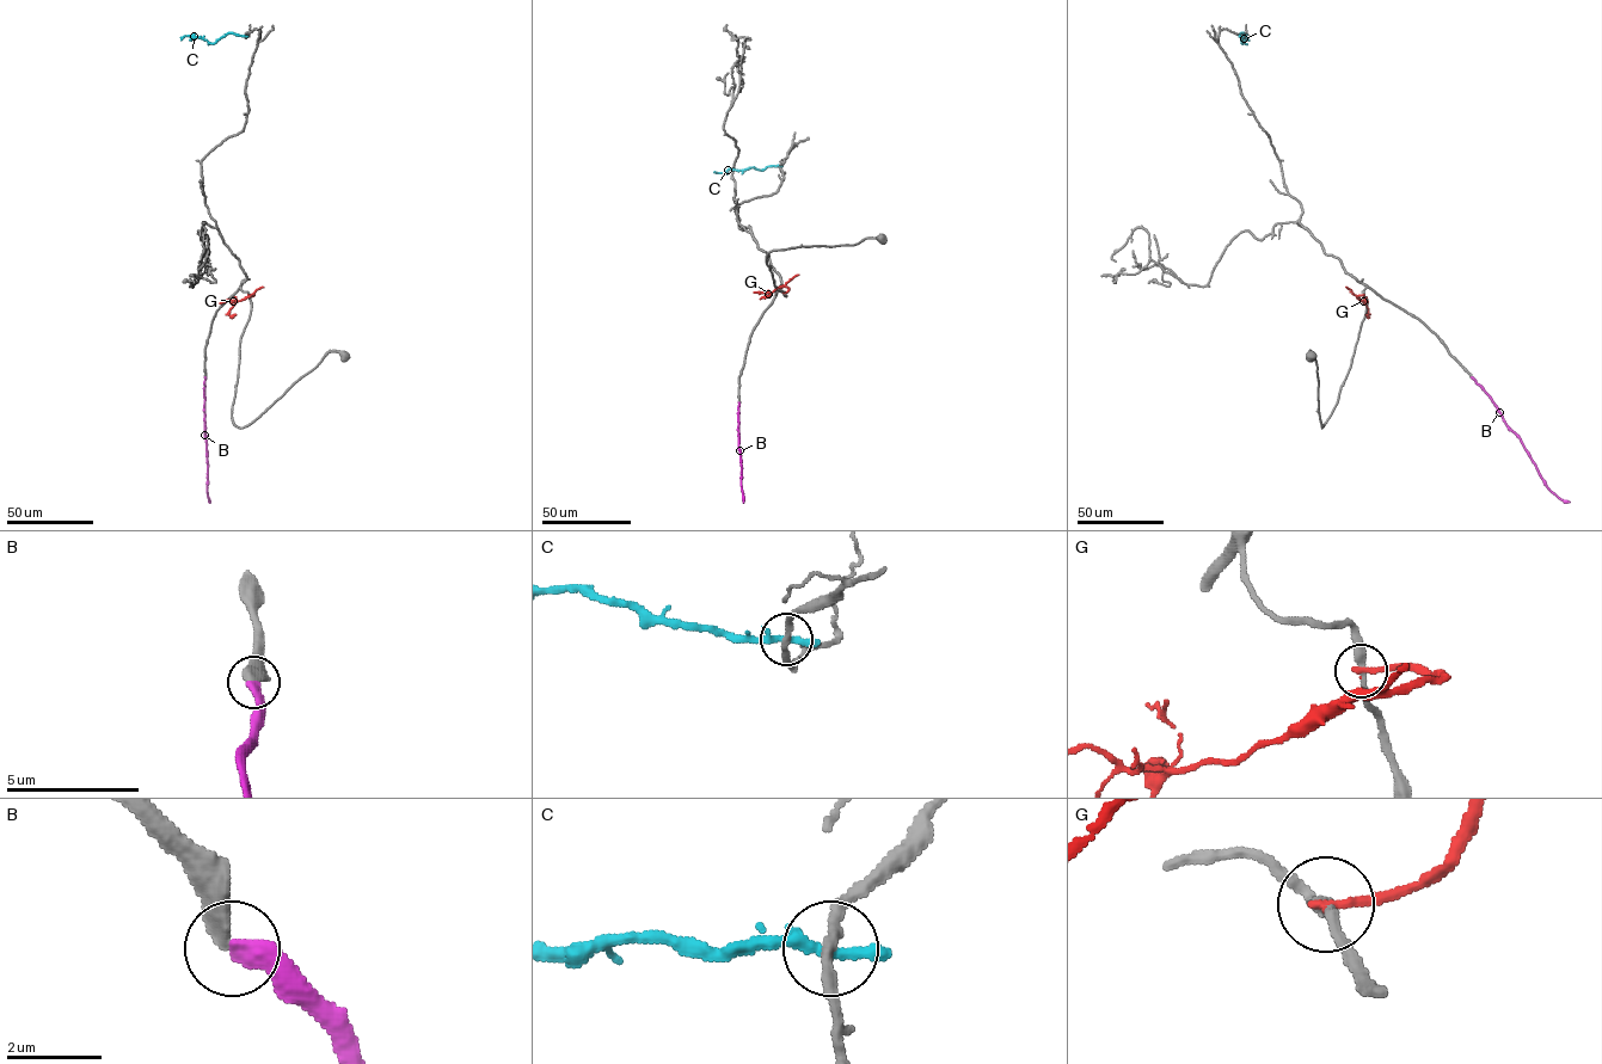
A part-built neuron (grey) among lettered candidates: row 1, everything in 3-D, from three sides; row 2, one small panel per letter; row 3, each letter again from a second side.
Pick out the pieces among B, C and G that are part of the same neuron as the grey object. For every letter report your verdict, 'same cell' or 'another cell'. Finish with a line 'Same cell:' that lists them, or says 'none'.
B: same cell
C: another cell
G: another cell
Same cell: B

